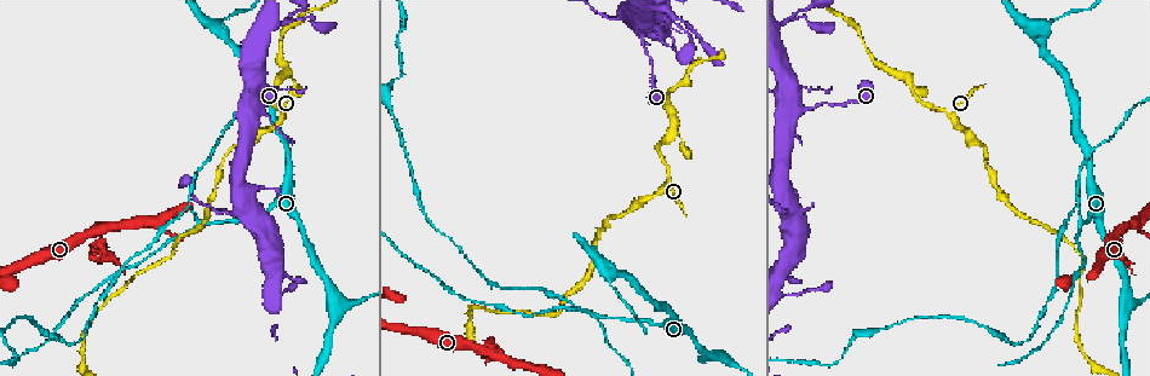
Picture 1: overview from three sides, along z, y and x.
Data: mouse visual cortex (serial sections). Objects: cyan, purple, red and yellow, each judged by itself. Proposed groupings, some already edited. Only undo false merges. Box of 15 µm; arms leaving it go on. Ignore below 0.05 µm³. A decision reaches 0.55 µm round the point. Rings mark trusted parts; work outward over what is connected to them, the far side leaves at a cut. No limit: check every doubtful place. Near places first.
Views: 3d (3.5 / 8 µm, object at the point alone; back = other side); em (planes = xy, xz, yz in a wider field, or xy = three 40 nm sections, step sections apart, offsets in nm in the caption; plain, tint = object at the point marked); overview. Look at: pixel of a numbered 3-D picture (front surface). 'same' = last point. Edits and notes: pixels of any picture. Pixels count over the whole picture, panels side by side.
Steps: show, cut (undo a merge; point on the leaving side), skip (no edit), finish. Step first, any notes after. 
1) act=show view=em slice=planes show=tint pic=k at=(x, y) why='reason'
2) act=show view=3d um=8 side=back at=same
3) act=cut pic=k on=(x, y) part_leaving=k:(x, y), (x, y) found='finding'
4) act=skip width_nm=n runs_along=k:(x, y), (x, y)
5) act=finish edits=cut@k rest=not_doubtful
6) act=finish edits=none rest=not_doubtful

act=show view=em slice=xy step=1 show=tint pic=1 at=(1082, 221) why='three-way junction'

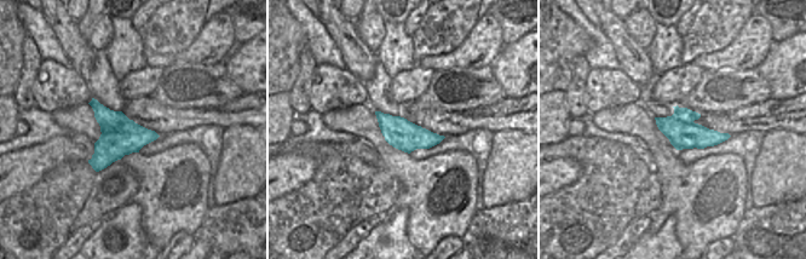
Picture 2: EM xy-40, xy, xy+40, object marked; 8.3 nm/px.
act=show view=3d um=3.5 at=same why='wider look'

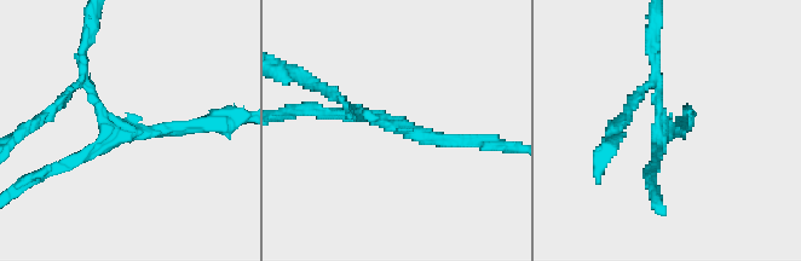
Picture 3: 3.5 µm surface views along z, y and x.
act=cut pic=3 on=(90, 88) width_nm=260 part_leaving=3:(668, 132), (652, 80), (634, 102) found='a second cell is stuck on'

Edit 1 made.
act=show view=overview why='see it whole again'

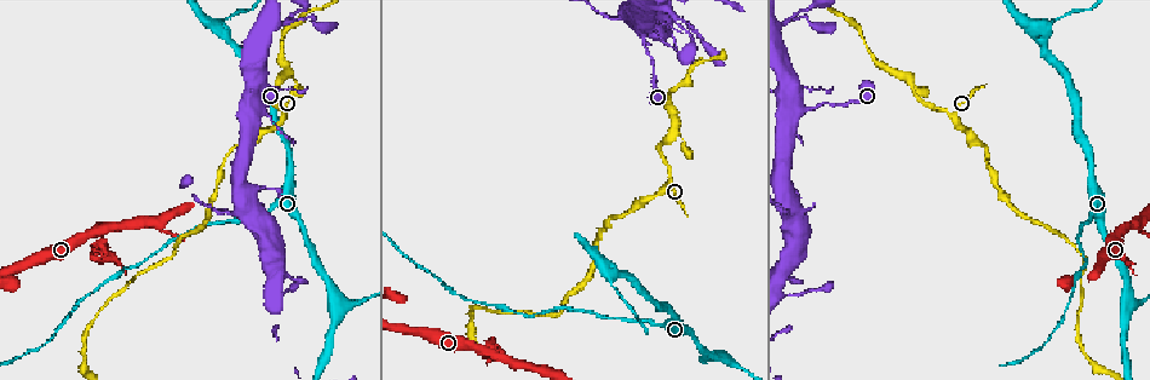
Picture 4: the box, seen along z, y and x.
act=show view=3d um=3.5 pic=4 at=(220, 22) why='thin arm on a thick one'

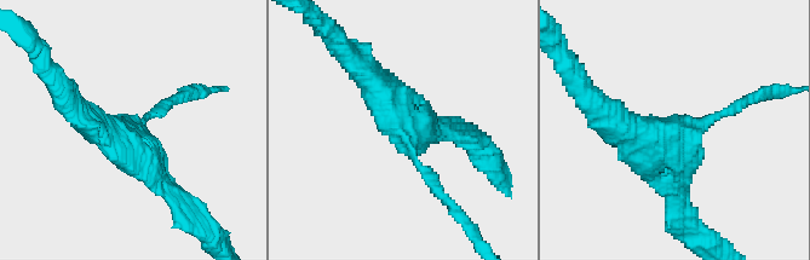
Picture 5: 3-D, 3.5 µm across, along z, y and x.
act=show view=em slice=xy step=2 show=tint pic=5 at=(688, 138)

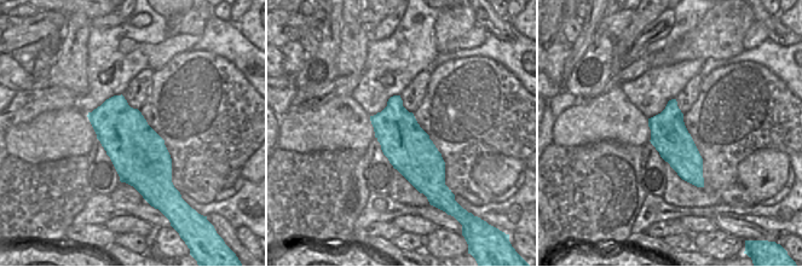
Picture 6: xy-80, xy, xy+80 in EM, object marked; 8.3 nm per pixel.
act=show view=em slice=xy step=1 show=tint at=same why='another direction'

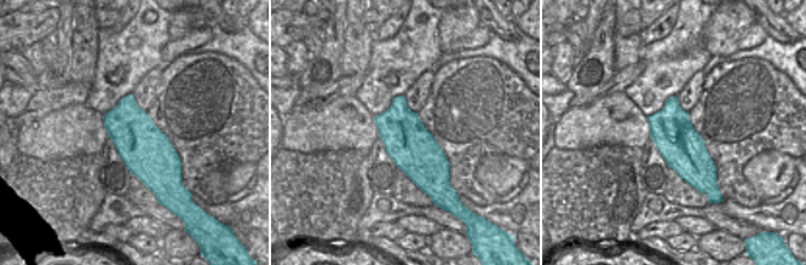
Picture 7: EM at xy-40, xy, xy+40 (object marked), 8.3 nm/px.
act=skip width_nm=380 runs_along=5:(182, 204), (137, 138), (96, 127) found='all the same cell'

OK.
act=show view=3d um=3.5 pic=4 at=(99, 232)

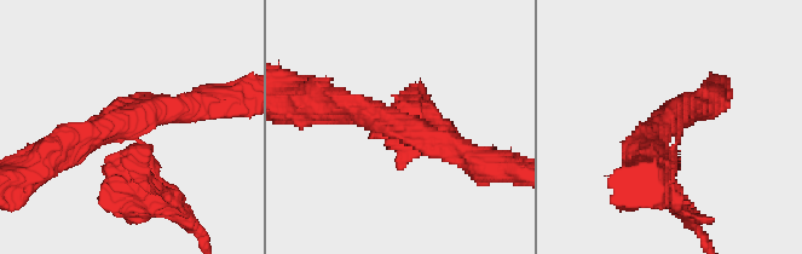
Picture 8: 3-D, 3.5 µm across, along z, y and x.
act=show view=em slice=planes show=tint pic=8 at=(395, 124) why='need the tissue'

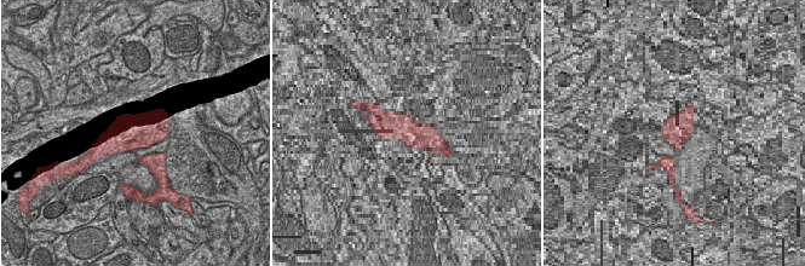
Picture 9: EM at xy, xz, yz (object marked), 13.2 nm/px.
act=cut pic=8 on=(137, 169) part_leaving=8:(137, 139), (144, 177), (196, 225) found='a second cell is stuck on'

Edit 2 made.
act=show view=overview

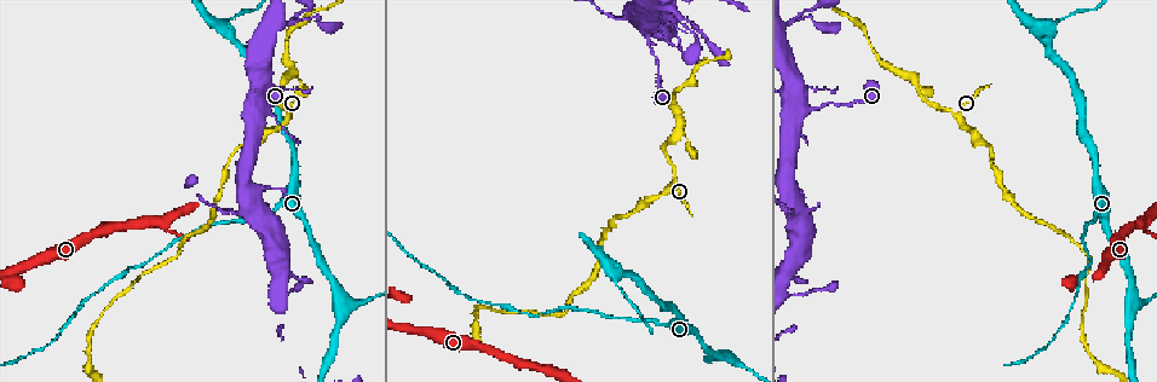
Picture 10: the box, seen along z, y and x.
act=show view=3d um=3.5 pic=10 at=(296, 18) why='small branch off a trunk'

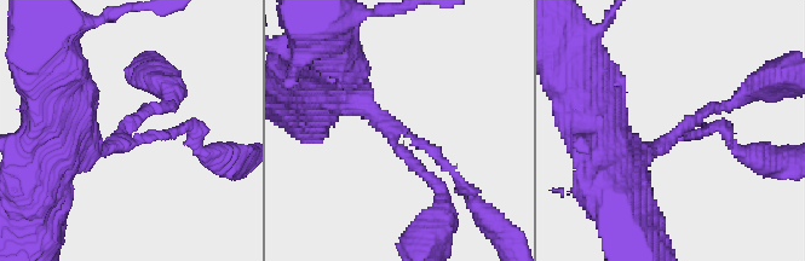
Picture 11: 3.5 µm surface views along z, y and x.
act=show view=em slice=xy step=5 show=tint pic=11 at=(665, 141) arms=3 arm_widths_nm=150,150,500 why='shape alone is not enough'

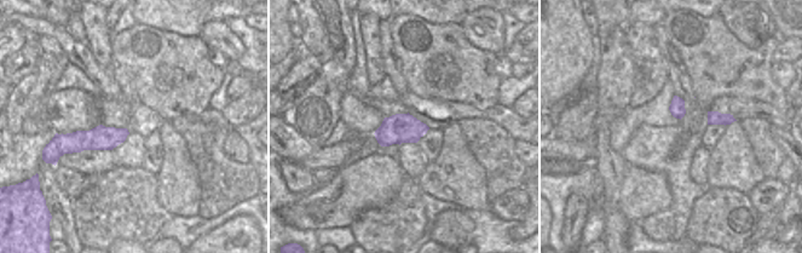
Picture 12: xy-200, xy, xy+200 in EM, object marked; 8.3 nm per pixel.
act=skip runs_along=11:(331, 77), (440, 157), (454, 177) found='one cell here'

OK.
act=finish edits=cut@3,cut@8 rest=not_doubtful

